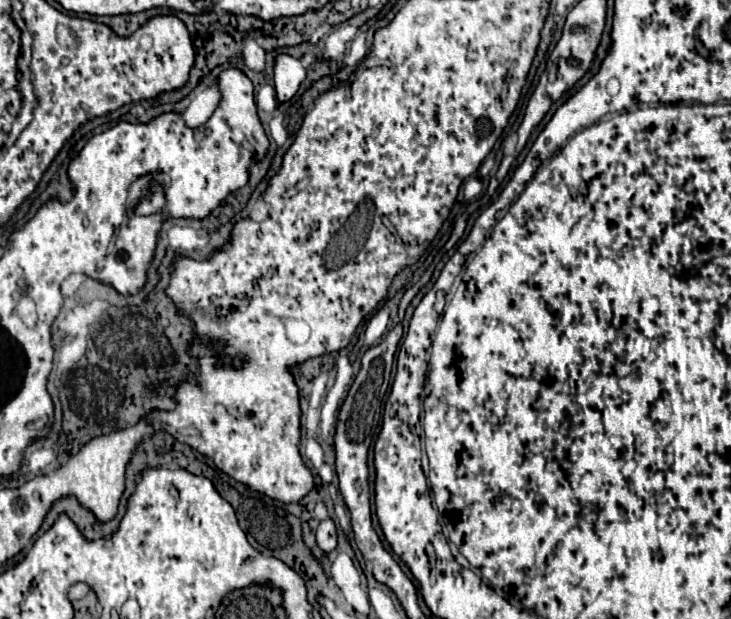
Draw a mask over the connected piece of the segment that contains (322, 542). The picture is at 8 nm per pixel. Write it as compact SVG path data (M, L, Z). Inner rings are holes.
M330 518L322 520L316 530L316 542L326 554L337 547L337 529Z

